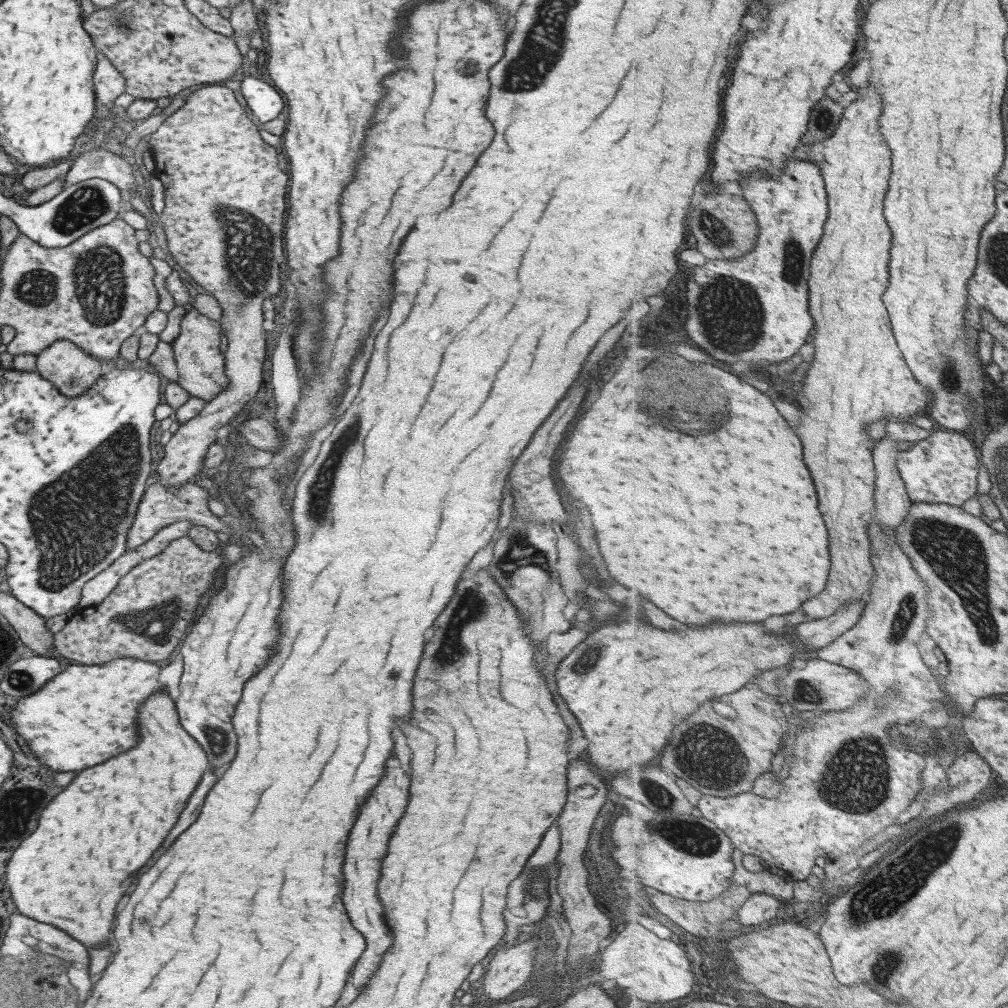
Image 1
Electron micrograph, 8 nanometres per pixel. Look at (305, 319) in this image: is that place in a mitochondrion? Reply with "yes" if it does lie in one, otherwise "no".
yes

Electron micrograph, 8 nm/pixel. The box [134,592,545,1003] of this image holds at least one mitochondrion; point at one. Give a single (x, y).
(217, 737)

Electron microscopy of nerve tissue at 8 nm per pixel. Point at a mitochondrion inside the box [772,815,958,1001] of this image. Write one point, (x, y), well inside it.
(890, 959)

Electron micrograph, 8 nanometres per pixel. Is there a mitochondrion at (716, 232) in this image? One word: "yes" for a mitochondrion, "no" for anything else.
yes

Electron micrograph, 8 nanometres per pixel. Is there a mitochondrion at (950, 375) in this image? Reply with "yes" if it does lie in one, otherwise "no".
yes

